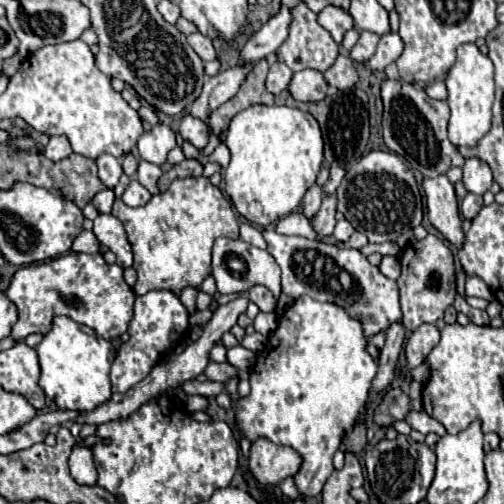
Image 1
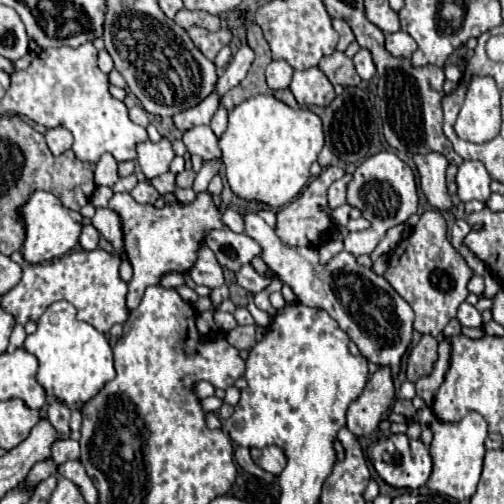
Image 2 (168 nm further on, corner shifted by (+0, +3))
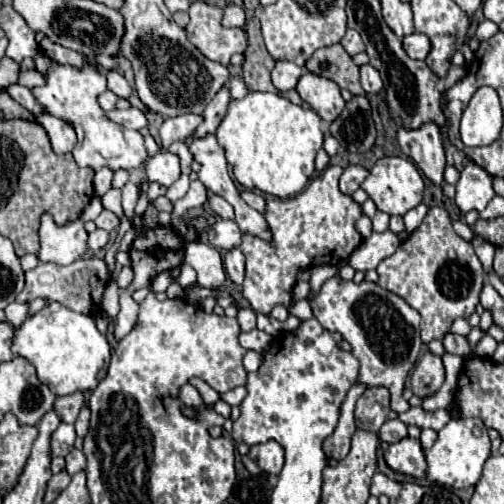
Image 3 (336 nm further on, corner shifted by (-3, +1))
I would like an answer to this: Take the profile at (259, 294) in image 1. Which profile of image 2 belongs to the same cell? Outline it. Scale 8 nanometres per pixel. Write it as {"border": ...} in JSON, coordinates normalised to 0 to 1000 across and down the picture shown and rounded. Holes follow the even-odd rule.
{"border":[[[484,526],[472,542],[468,542],[472,562],[496,577],[496,581],[516,581],[520,573],[528,573],[540,562],[540,550],[532,546],[516,546],[508,542],[508,534],[500,534],[500,526]]]}

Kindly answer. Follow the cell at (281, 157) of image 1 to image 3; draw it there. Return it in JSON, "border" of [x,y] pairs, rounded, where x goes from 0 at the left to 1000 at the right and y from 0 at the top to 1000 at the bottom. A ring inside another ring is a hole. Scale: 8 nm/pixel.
{"border":[[[494,181],[482,196],[458,196],[427,272],[446,300],[466,355],[486,375],[554,395],[601,379],[625,343],[625,304],[641,292],[637,236],[621,216],[585,208],[550,185],[518,181]]]}

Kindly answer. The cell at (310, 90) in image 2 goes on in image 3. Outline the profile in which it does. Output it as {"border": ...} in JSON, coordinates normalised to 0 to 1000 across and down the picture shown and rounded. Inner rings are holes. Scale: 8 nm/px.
{"border":[[[605,141],[597,149],[597,157],[589,165],[589,185],[649,244],[661,244],[685,212],[673,173],[661,161],[633,153],[625,145],[613,145],[613,141]]]}

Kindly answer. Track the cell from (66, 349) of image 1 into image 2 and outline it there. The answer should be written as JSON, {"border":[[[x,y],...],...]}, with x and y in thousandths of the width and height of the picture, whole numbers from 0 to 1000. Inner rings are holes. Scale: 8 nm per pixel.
{"border":[[[135,597],[103,601],[75,637],[67,665],[52,669],[48,692],[75,708],[75,760],[115,796],[131,804],[175,800],[230,744],[222,724],[222,688],[206,661],[151,629],[147,605]]]}

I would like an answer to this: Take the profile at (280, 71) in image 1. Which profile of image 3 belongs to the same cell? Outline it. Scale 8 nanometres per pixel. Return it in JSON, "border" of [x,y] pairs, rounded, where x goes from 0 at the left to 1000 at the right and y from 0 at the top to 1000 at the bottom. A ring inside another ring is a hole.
{"border":[[[550,121],[546,137],[542,137],[542,169],[554,177],[554,181],[573,181],[589,169],[593,153],[597,153],[601,137],[577,121]]]}

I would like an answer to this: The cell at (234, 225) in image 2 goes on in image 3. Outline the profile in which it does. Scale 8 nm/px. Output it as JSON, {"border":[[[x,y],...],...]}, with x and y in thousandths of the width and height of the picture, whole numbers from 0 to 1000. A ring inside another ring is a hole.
{"border":[[[415,387],[415,411],[419,411],[423,423],[431,423],[442,435],[462,435],[466,431],[462,419],[458,419],[458,407],[435,387]]]}

